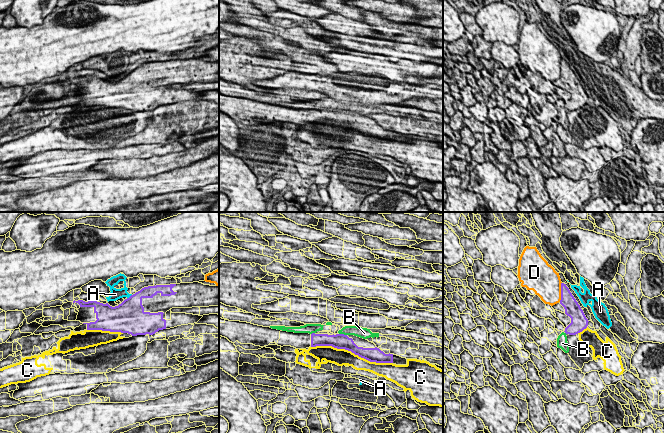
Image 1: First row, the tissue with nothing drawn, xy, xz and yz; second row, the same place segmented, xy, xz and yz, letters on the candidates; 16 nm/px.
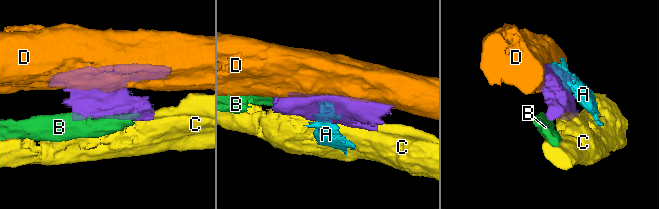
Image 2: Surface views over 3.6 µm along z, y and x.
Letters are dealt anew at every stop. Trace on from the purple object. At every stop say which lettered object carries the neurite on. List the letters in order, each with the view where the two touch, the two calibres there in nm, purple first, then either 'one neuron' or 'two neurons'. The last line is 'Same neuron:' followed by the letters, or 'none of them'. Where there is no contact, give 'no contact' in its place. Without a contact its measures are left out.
A: meets purple in xy; 420 nm thick on the purple side, 190 nm on the other; two neurons
B: meets purple in xz; 260 nm thick on the purple side, 160 nm on the other; two neurons
C: meets purple in xz; 240 nm thick on the purple side, 280 nm on the other; two neurons
D: meets purple in yz; 240 nm thick on the purple side, 440 nm on the other; two neurons
Same neuron: none of them

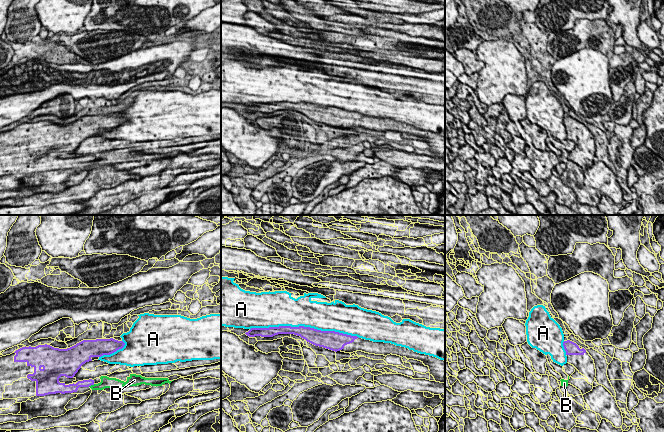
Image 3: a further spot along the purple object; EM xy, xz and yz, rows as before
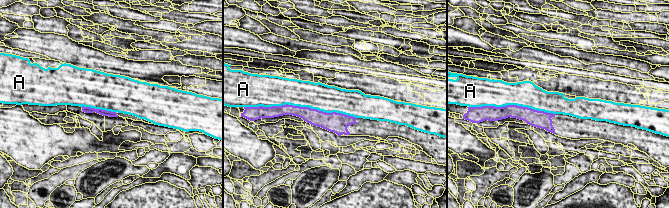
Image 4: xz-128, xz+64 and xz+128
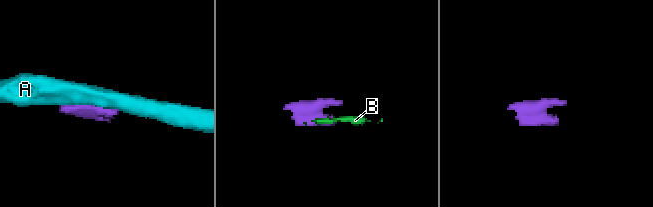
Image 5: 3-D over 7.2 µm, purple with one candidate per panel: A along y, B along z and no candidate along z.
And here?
A: meets purple in xz; 260 nm thick on the purple side, 440 nm on the other; two neurons
B: meets purple in xy; 130 nm thick on the purple side, 190 nm on the other; two neurons
Same neuron: none of them

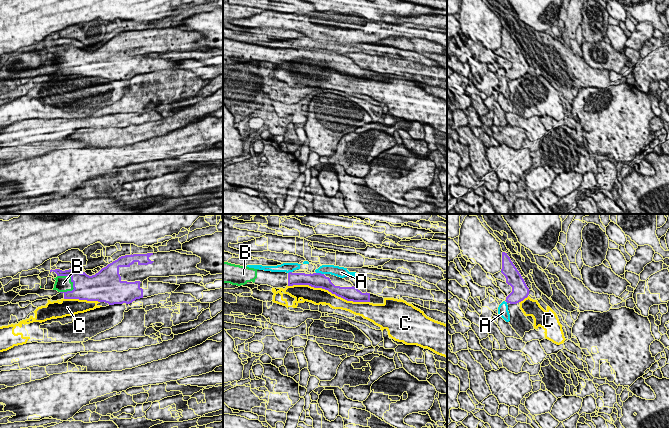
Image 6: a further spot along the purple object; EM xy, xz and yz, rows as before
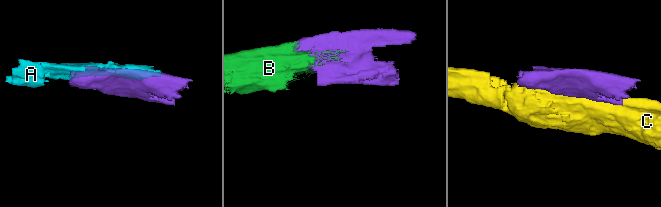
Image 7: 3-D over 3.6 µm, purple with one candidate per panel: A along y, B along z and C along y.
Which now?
A: meets purple in xz; 260 nm thick on the purple side, 160 nm on the other; two neurons
B: meets purple in xy; 320 nm thick on the purple side, 260 nm on the other; one neuron
C: meets purple in xz; 240 nm thick on the purple side, 280 nm on the other; two neurons
Same neuron: B

